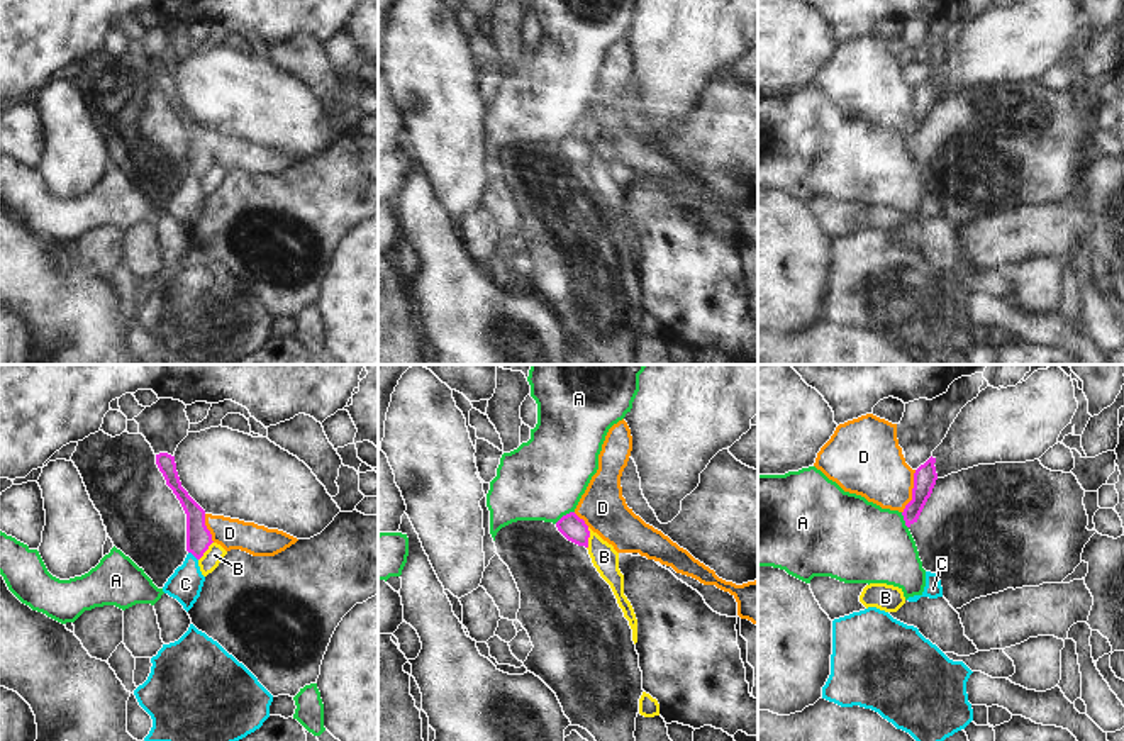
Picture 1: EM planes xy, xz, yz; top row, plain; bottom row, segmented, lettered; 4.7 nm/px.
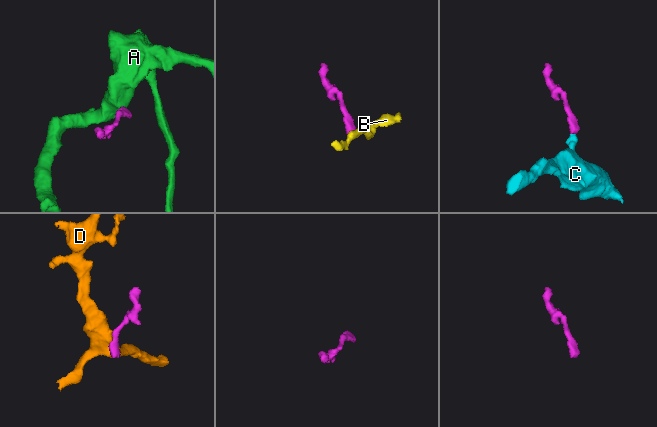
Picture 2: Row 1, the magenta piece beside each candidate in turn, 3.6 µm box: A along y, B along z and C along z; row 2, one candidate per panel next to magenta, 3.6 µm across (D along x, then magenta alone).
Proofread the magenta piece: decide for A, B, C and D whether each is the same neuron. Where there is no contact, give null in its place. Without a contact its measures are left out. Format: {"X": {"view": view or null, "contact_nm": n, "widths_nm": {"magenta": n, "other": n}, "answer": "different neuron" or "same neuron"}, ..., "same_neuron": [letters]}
{"A": {"view": "xz", "contact_nm": 110, "widths_nm": {"magenta": 120, "other": 380}, "answer": "different neuron"}, "B": {"view": "xz", "contact_nm": 100, "widths_nm": {"magenta": 120, "other": 120}, "answer": "different neuron"}, "C": {"view": "xy", "contact_nm": 60, "widths_nm": {"magenta": 120, "other": 160}, "answer": "same neuron"}, "D": {"view": "yz", "contact_nm": 220, "widths_nm": {"magenta": 110, "other": 320}, "answer": "different neuron"}, "same_neuron": ["C"]}

